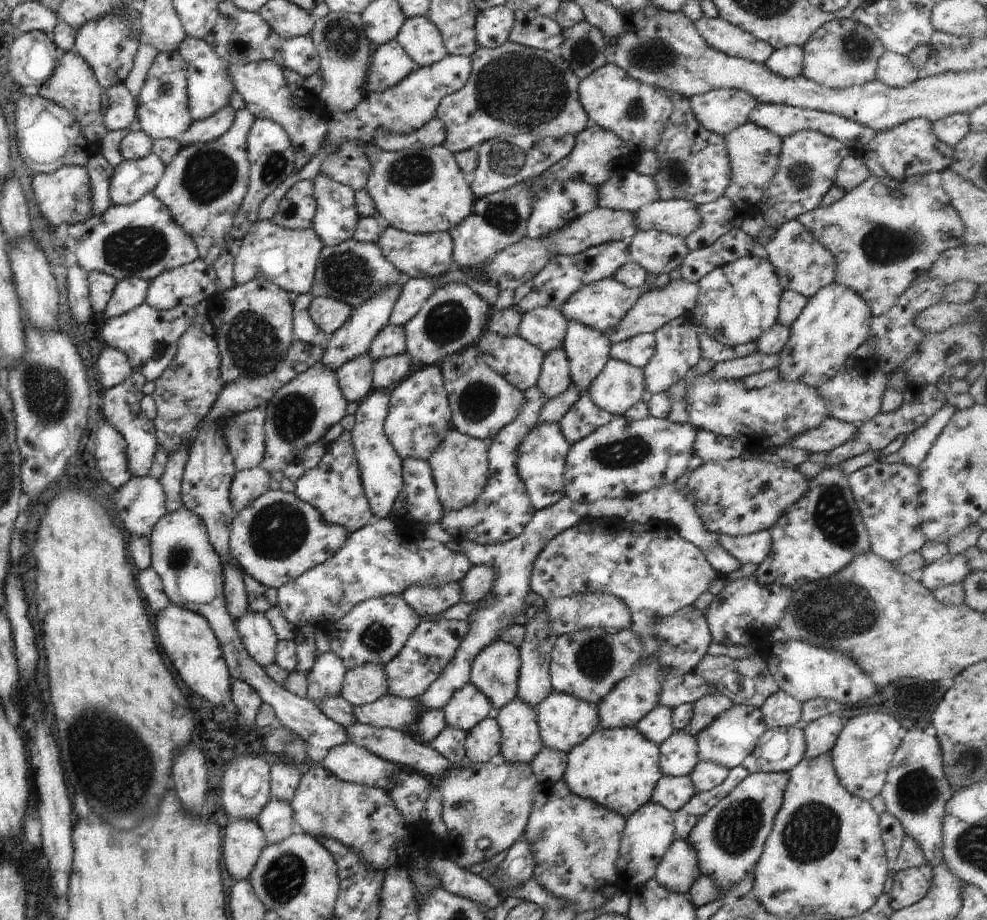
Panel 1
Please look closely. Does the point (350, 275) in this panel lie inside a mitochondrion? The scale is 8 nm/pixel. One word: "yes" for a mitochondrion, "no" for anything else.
yes

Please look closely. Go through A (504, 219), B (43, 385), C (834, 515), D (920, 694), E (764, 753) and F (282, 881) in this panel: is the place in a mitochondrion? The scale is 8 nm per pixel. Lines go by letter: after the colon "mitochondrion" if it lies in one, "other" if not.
A: mitochondrion
B: mitochondrion
C: mitochondrion
D: other
E: other
F: mitochondrion

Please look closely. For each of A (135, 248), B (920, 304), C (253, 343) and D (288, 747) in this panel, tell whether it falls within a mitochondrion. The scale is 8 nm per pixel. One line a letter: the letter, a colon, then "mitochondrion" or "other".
A: mitochondrion
B: other
C: mitochondrion
D: mitochondrion

